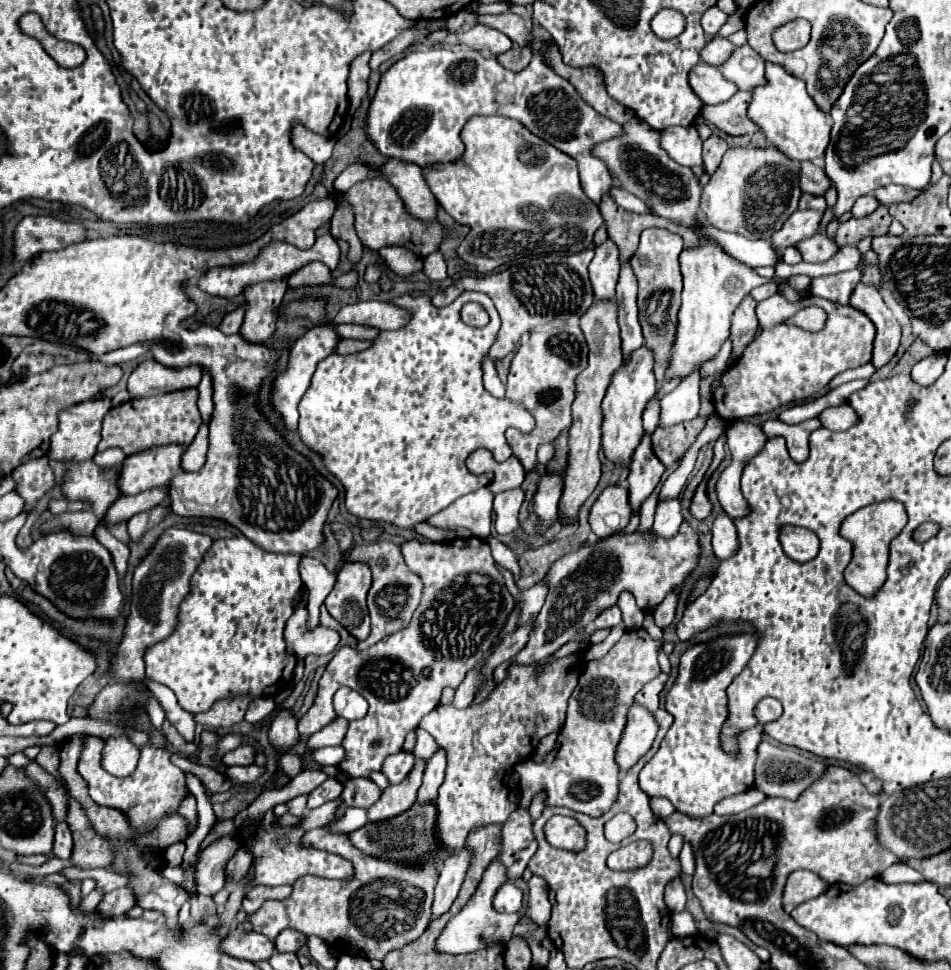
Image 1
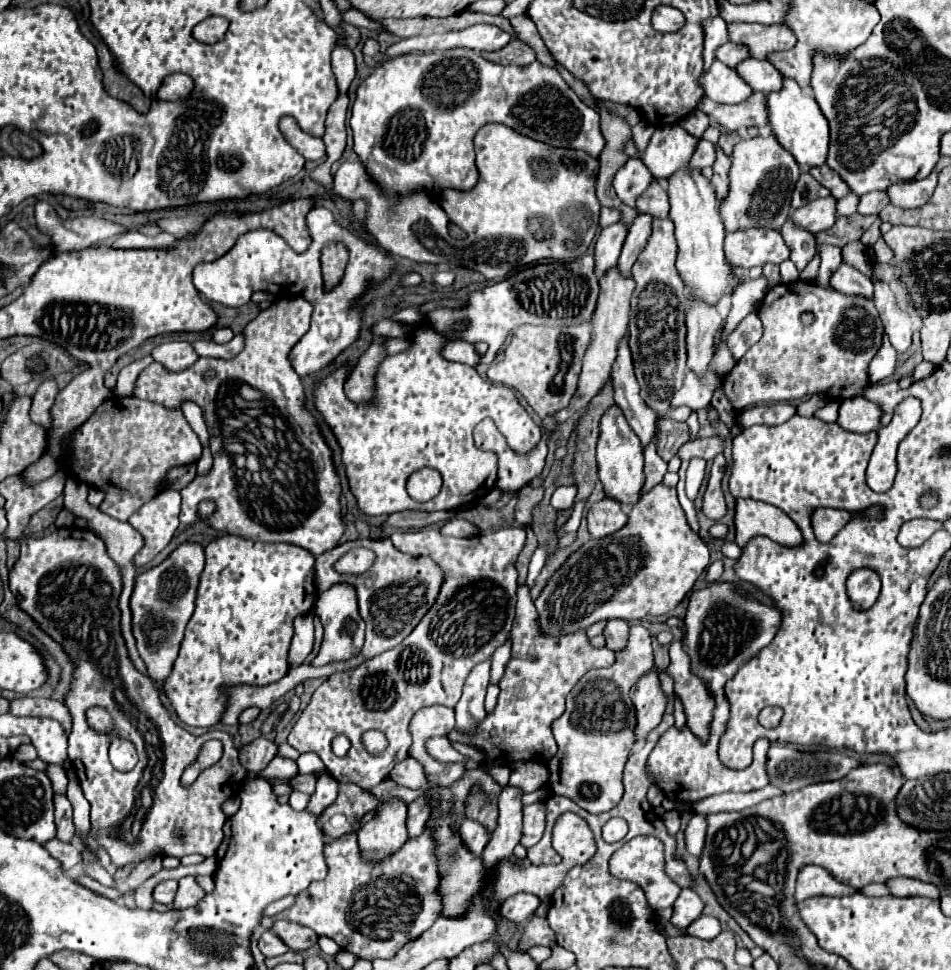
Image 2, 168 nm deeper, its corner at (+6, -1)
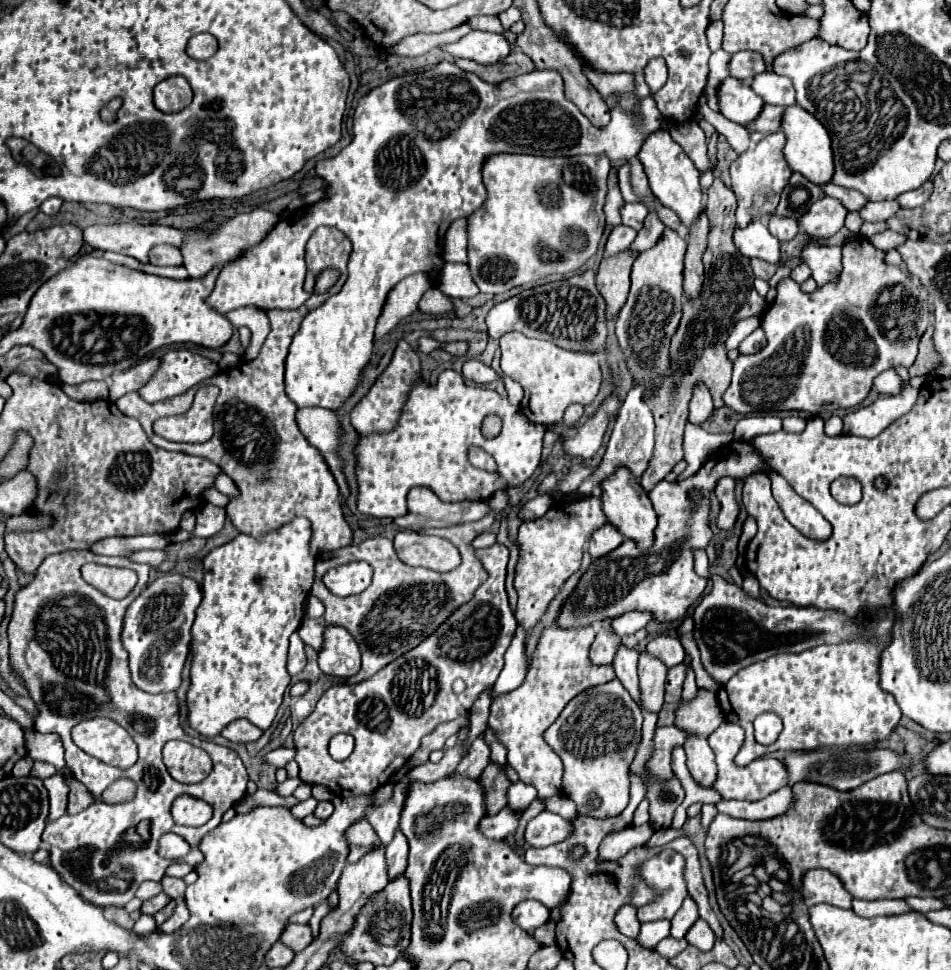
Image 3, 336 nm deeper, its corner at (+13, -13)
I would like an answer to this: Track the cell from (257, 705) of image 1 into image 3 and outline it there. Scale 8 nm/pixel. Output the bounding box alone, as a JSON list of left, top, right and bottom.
[222,720,262,742]

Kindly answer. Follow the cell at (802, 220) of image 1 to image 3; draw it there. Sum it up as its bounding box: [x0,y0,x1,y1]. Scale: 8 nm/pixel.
[798,196,846,238]

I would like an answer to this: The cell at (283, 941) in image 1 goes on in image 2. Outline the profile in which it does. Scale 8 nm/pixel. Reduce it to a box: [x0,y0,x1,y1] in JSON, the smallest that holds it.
[273,920,319,952]

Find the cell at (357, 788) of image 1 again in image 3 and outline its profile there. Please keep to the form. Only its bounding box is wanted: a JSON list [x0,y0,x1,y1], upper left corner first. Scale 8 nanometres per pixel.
[344,818,378,862]

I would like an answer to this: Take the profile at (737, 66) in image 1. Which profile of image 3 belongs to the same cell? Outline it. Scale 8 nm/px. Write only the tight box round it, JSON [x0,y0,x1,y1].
[752,74,794,106]

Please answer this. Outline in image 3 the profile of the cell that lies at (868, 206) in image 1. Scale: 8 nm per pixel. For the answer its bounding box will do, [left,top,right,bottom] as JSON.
[860,200,898,222]

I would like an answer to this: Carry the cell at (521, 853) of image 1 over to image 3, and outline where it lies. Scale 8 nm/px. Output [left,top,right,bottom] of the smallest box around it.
[524,810,572,848]

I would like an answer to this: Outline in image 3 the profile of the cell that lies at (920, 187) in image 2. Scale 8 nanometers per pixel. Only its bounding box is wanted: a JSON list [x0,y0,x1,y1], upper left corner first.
[896,182,932,208]

